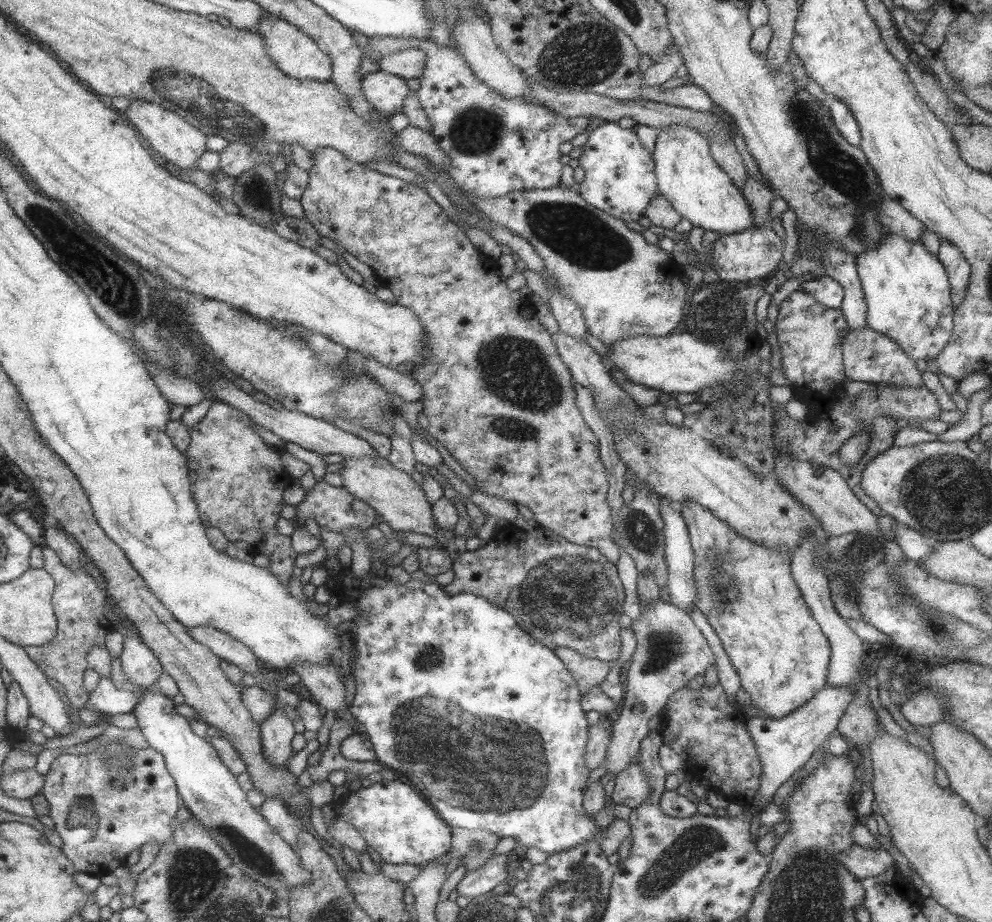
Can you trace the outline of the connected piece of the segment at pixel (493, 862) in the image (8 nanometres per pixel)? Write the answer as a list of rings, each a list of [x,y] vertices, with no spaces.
[[[509,853],[489,857],[478,869],[465,872],[455,886],[458,896],[470,900],[475,896],[486,896],[507,876]]]

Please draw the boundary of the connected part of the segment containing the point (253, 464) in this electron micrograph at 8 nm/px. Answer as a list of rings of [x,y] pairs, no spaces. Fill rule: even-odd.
[[[215,401],[208,415],[190,428],[191,443],[187,448],[187,457],[193,496],[197,501],[201,520],[207,528],[220,528],[230,541],[245,541],[251,555],[260,552],[267,555],[273,574],[276,574],[285,586],[289,586],[289,578],[293,577],[299,554],[293,550],[291,537],[280,533],[277,522],[281,518],[281,510],[287,506],[283,494],[293,484],[294,478],[285,471],[278,451],[259,438],[259,434],[251,426],[251,421],[248,414]]]

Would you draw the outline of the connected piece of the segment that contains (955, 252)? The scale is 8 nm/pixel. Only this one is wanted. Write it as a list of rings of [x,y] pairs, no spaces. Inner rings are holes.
[[[941,240],[935,255],[948,273],[953,310],[967,296],[971,267],[961,251],[949,241]]]

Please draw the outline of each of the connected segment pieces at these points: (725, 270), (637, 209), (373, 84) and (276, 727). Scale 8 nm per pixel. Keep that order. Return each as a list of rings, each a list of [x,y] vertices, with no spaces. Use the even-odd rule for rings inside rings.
[[[753,226],[737,234],[720,235],[719,239],[711,244],[710,267],[721,280],[734,280],[746,284],[748,280],[763,278],[771,270],[775,270],[775,266],[782,259],[781,250],[783,250],[783,242],[769,226]]]
[[[606,121],[588,133],[577,161],[579,167],[585,170],[578,191],[580,198],[589,206],[594,206],[613,218],[624,222],[637,222],[644,216],[649,202],[658,192],[652,156],[641,146],[631,128],[621,128],[617,122]]]
[[[383,71],[368,73],[361,79],[360,89],[364,99],[383,116],[401,113],[404,98],[410,91],[405,80]]]
[[[277,710],[261,725],[265,756],[273,766],[288,766],[294,755],[292,742],[298,733],[295,732],[293,722],[283,710]]]

